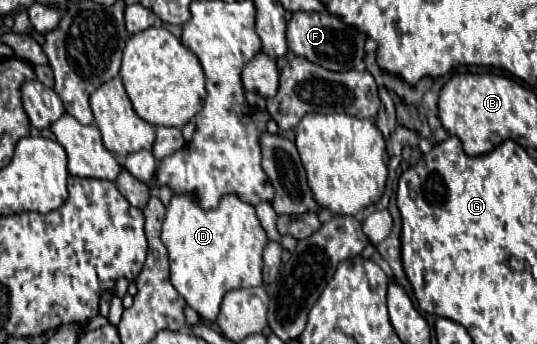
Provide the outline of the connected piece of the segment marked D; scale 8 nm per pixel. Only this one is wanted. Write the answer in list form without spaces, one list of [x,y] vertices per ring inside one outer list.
[[[174,196],[166,208],[166,218],[162,226],[162,242],[170,256],[170,282],[186,304],[196,310],[204,320],[216,322],[220,314],[220,304],[226,292],[236,288],[262,286],[262,250],[268,242],[264,228],[260,226],[254,206],[238,200],[238,196],[224,196],[216,210],[202,210],[194,200],[186,196]]]

